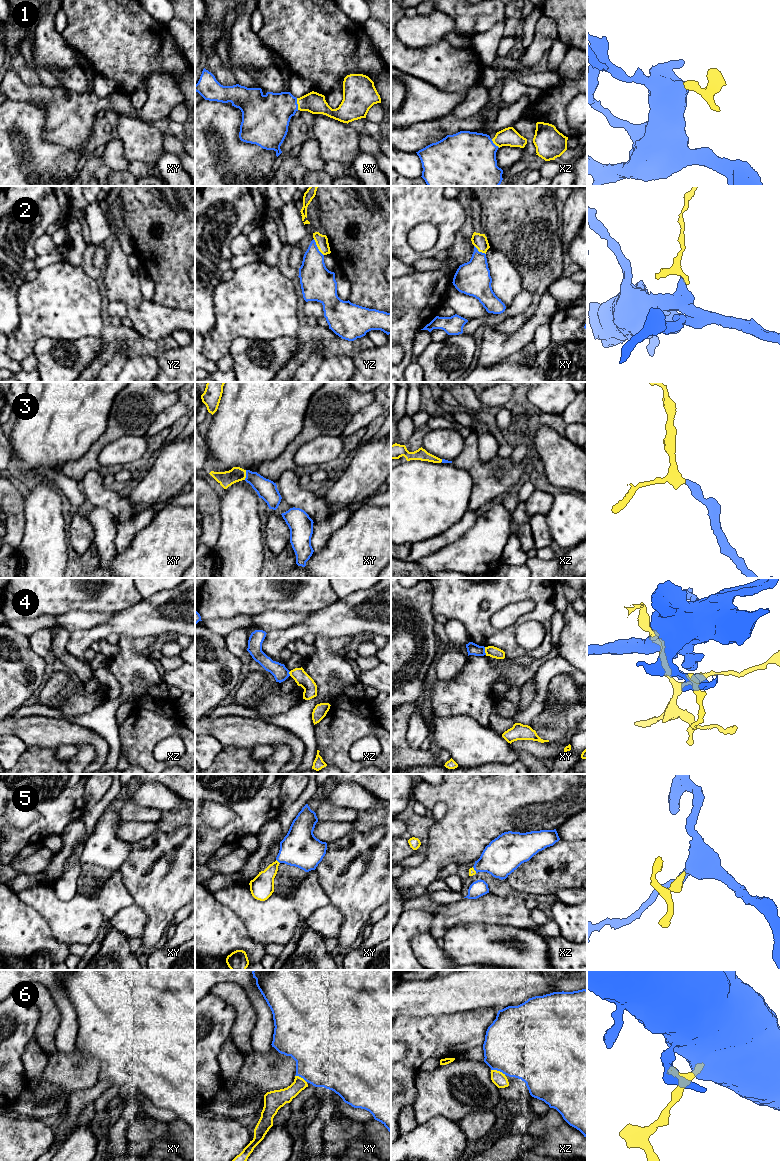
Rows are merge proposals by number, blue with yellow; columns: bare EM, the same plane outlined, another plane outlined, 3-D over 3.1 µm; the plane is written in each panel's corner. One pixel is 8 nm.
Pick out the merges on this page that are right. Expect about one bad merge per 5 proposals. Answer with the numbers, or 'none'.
1, 3, 5, 6

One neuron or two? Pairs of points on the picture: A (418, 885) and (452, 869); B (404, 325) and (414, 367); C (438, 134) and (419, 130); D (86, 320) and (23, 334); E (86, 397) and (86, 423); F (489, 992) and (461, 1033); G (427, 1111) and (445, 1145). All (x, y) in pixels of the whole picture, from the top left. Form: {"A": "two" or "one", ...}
{"A": "two", "B": "two", "C": "one", "D": "one", "E": "one", "F": "two", "G": "two"}

